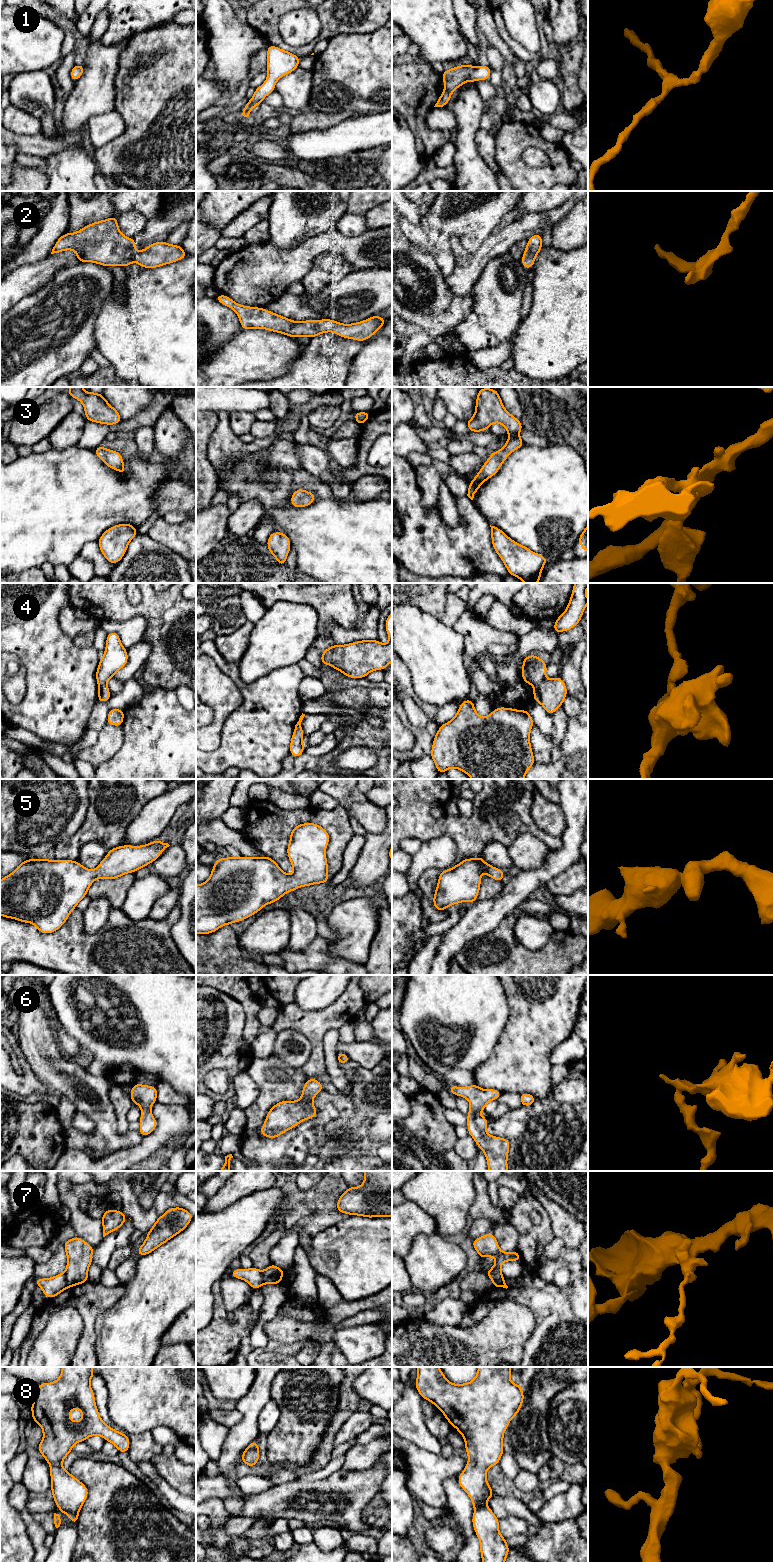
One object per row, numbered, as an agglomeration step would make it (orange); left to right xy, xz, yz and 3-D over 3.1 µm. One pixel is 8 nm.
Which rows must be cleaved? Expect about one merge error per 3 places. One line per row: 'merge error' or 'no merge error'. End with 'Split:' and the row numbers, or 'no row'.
1: no merge error
2: no merge error
3: no merge error
4: merge error
5: no merge error
6: no merge error
7: merge error
8: no merge error
Split: 4, 7

